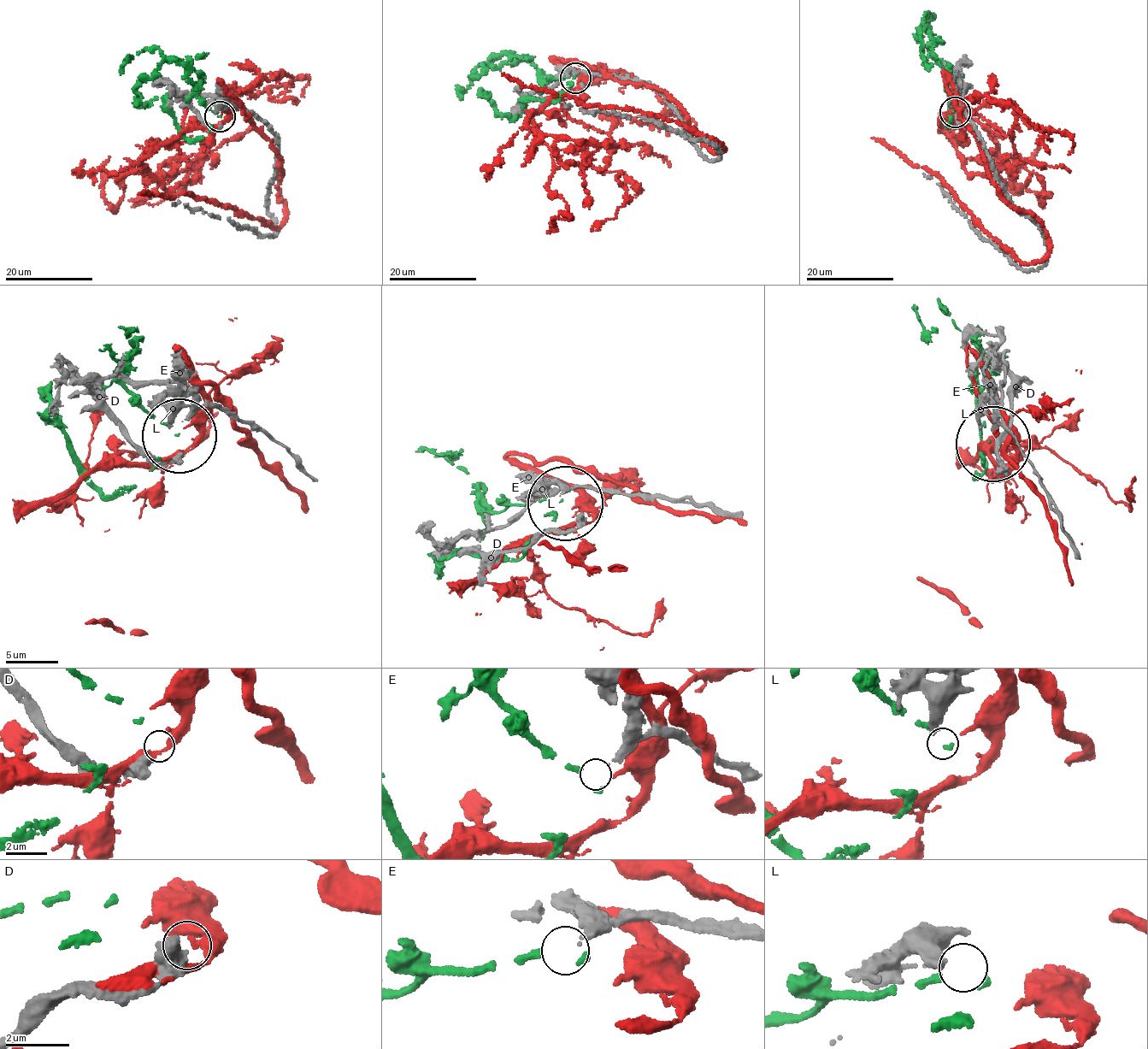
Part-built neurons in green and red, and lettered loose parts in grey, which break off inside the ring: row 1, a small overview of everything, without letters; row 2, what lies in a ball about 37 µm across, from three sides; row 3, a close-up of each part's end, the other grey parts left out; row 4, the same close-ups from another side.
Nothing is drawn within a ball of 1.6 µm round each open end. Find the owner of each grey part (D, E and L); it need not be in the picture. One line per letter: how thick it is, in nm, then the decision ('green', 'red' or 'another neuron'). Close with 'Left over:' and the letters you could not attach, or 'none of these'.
D: 400 nm | another neuron
E: 240 nm | green
L: 360 nm | another neuron
Left over: D, L

